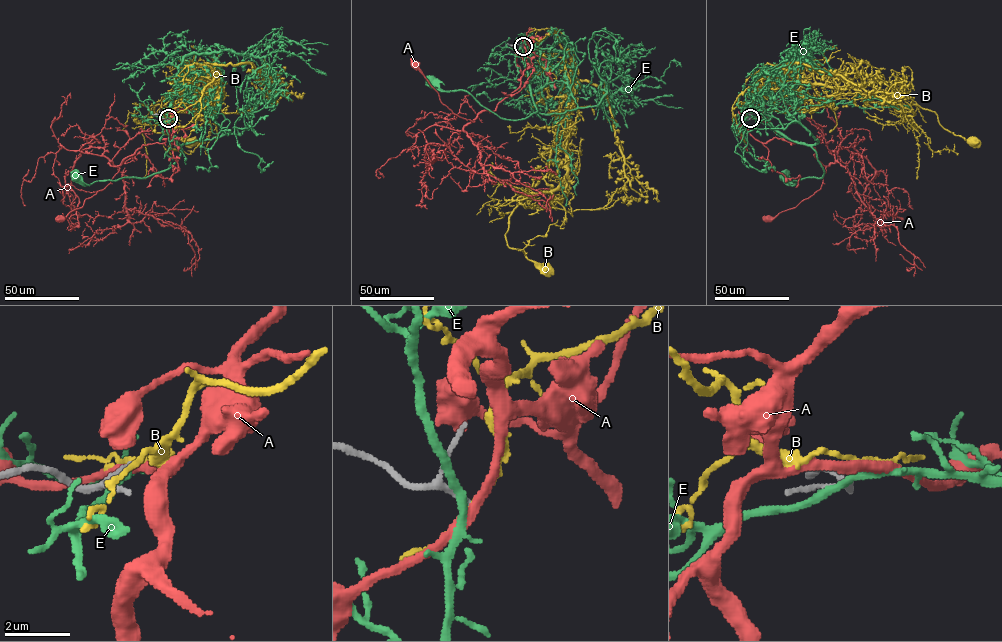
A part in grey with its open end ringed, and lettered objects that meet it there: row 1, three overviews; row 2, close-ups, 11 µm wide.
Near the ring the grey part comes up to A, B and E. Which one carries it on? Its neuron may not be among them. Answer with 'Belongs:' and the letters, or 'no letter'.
Belongs: no letter

